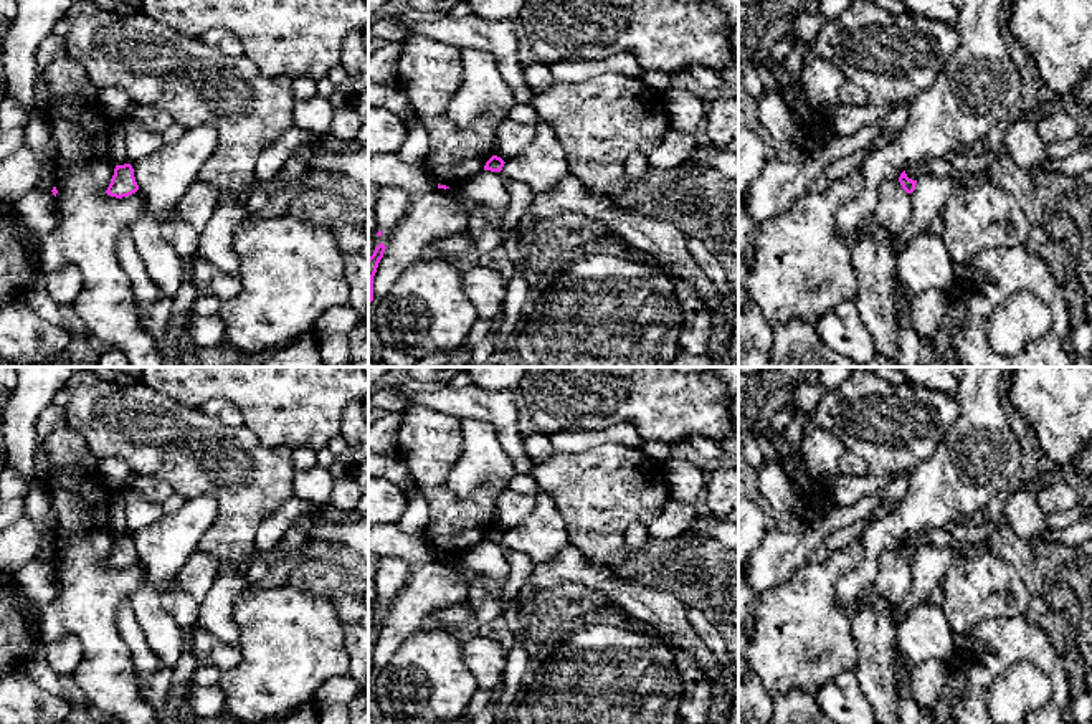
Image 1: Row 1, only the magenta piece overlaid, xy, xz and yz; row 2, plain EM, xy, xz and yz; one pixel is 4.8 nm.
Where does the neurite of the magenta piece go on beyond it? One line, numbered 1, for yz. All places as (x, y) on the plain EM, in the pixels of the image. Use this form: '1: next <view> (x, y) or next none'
1: next none

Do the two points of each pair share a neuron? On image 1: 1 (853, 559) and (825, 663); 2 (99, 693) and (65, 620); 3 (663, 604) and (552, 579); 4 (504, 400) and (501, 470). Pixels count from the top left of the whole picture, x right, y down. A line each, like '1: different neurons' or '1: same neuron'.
1: same neuron
2: same neuron
3: same neuron
4: different neurons

